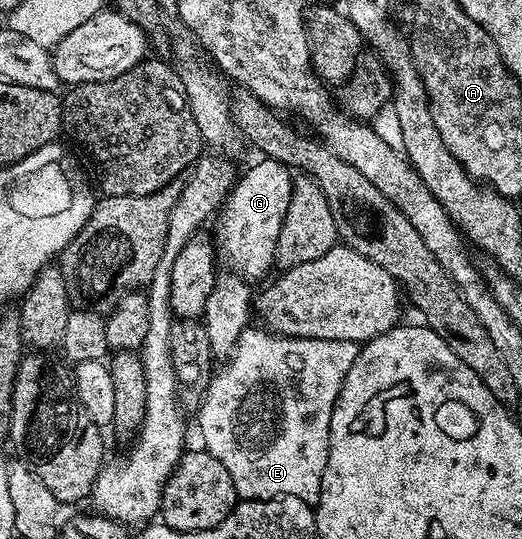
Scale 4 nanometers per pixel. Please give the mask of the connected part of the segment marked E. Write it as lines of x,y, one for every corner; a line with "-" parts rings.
249,328
238,336
238,344
225,361
229,362
211,375
198,407
198,415
203,449
222,460
241,499
294,496
309,504
319,500
322,472
326,468
330,448
330,416
346,380
346,372
350,372
350,364
354,364
359,351
360,346
355,342
282,338
263,328

